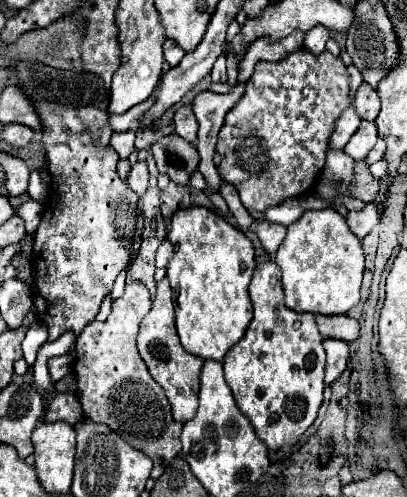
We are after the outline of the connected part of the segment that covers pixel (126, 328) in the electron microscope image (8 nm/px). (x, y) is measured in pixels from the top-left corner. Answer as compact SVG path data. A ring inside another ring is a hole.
M130 282L130 284L126 284L126 288L124 288L124 294L118 298L118 300L112 300L112 312L110 312L110 316L108 316L108 320L106 322L90 322L84 330L82 330L82 334L78 336L78 340L76 340L76 356L74 356L74 374L76 374L76 396L78 396L78 402L80 402L80 406L82 406L82 414L84 414L84 418L90 418L92 422L100 422L100 424L106 424L110 430L114 430L118 436L122 436L130 446L134 446L136 450L140 450L140 452L144 452L146 456L150 456L152 458L152 462L154 462L154 468L152 468L152 480L158 480L160 476L162 476L162 472L164 472L164 468L166 468L166 464L170 464L170 460L174 460L174 456L178 456L180 454L180 432L182 432L182 422L176 422L174 418L172 418L172 412L170 412L170 404L168 404L168 398L166 398L166 394L164 394L164 390L160 388L160 384L158 382L154 382L154 378L148 374L148 368L146 368L146 364L144 364L144 360L140 358L140 354L138 354L138 350L136 350L136 336L138 336L138 328L140 328L140 322L142 322L142 318L146 316L150 312L150 294L148 294L148 288L146 288L146 284L144 282Z

